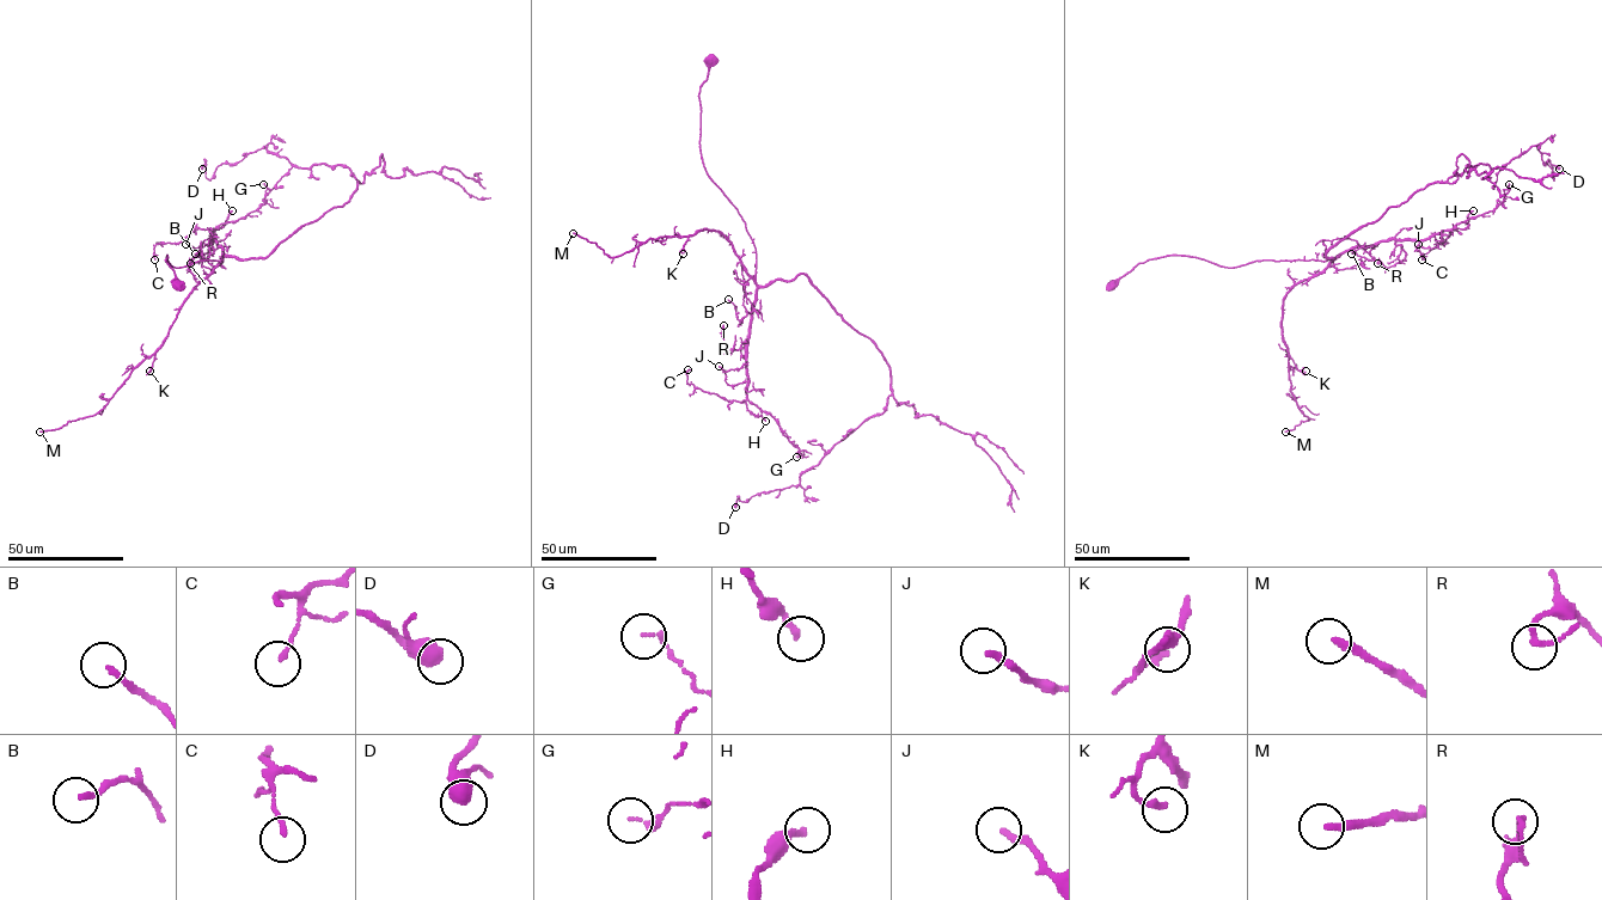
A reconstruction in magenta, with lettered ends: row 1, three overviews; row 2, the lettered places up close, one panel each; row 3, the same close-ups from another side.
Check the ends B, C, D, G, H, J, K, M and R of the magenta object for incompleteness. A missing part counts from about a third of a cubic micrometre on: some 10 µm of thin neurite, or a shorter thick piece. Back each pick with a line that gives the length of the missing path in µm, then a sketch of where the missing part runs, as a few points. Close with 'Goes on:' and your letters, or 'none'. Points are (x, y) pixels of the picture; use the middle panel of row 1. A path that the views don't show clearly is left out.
M: 30 µm
Goes on: M

